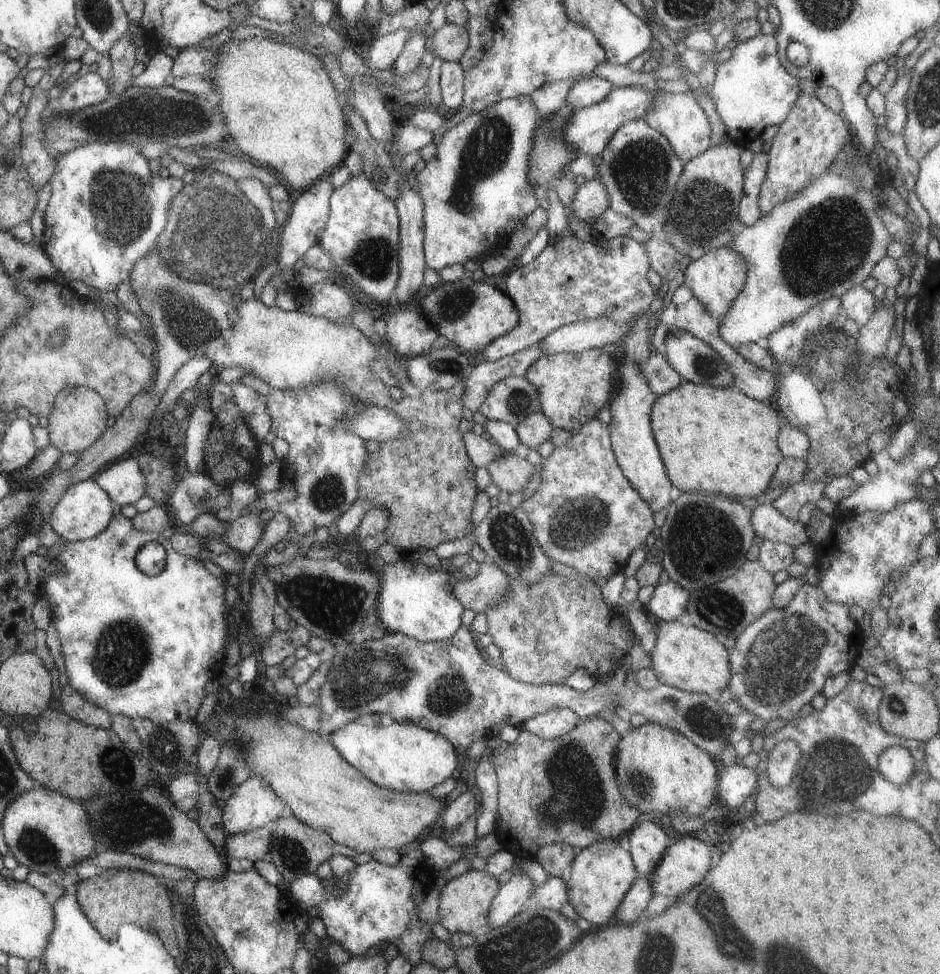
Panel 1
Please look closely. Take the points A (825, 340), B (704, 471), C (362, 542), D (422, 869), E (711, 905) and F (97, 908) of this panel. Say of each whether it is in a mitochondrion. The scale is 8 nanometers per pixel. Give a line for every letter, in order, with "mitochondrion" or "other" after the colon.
A: mitochondrion
B: other
C: other
D: other
E: mitochondrion
F: other

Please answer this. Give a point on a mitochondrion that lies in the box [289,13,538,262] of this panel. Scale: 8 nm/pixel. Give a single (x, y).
(486, 151)

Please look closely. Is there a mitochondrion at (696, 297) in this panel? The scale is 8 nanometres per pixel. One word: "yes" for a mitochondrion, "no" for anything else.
no

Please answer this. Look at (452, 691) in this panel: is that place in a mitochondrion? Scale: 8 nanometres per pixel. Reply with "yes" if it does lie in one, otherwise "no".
yes

